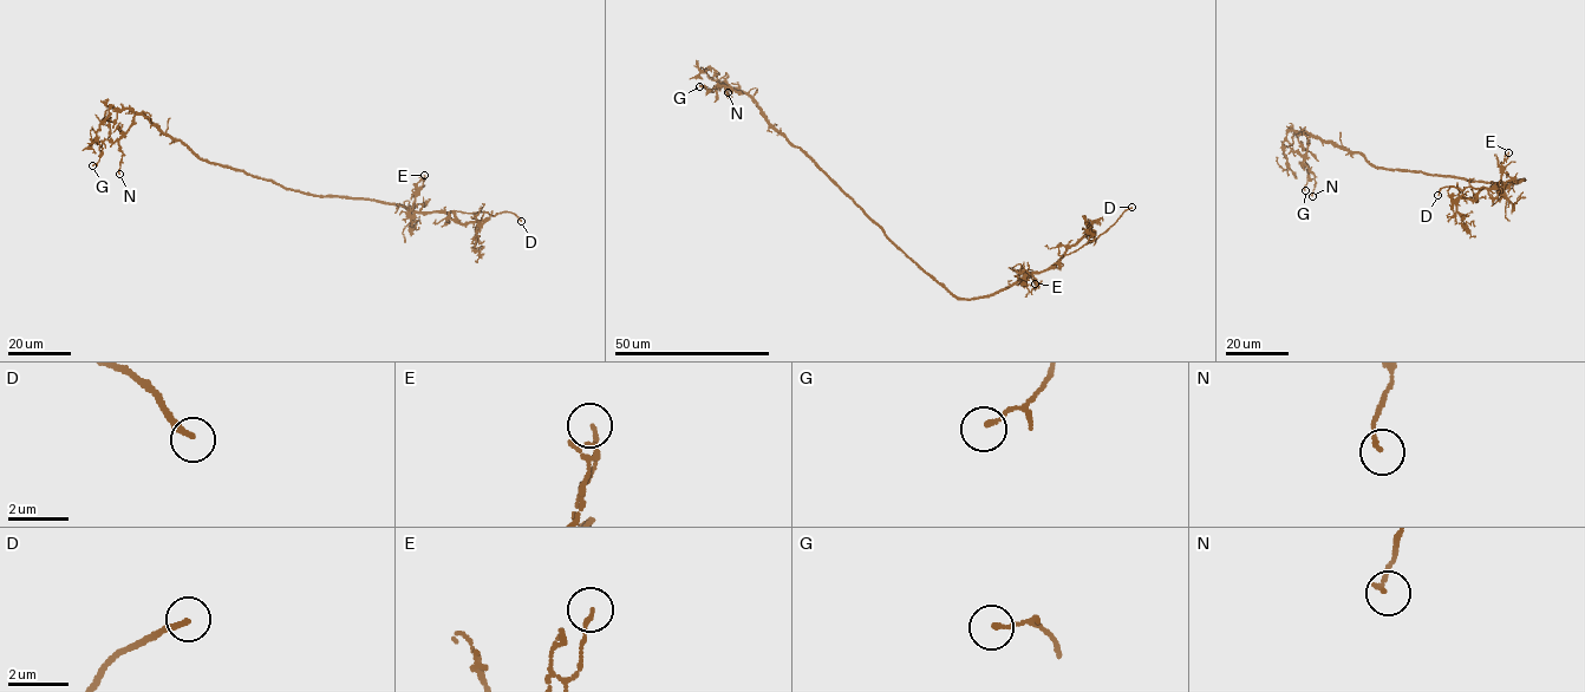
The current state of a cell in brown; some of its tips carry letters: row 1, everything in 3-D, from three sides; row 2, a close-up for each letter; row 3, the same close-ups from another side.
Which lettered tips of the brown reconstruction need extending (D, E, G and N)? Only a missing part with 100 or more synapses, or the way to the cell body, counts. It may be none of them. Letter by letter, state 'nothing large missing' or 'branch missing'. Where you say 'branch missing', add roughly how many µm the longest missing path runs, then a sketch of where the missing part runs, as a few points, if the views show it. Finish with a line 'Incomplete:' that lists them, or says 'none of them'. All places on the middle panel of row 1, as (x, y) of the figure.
D: branch missing | 20 µm | (1132, 207), (1130, 215), (1139, 228), (1136, 248)
E: nothing large missing
G: nothing large missing
N: nothing large missing
Incomplete: D

